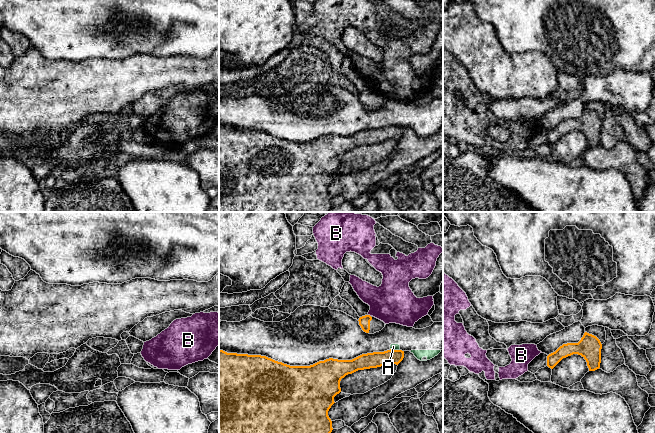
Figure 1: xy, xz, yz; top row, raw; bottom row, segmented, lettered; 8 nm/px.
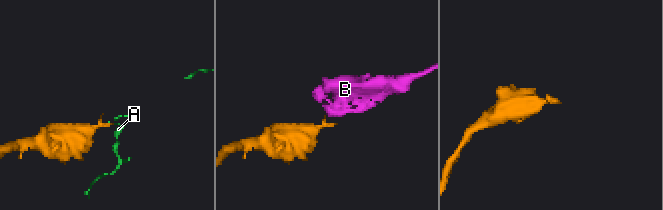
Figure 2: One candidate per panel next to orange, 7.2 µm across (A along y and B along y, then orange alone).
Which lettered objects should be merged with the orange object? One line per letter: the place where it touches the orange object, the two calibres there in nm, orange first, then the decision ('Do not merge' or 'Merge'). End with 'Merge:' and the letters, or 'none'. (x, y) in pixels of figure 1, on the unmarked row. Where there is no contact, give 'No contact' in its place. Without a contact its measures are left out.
A: Touches orange at xz (395, 126). Thickness 130 nm (orange) against 50 nm. Do not merge
B: Touches orange at xz (369, 91). Thickness 90 nm (orange) against 340 nm. Do not merge
Merge: none

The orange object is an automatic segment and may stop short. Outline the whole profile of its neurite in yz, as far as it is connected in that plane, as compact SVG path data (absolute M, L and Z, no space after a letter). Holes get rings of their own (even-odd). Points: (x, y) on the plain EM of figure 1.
M587 108L578 119L567 119L547 132L547 142L553 145L563 134L573 130L581 131L587 138L589 147L600 144L602 120L600 116Z

